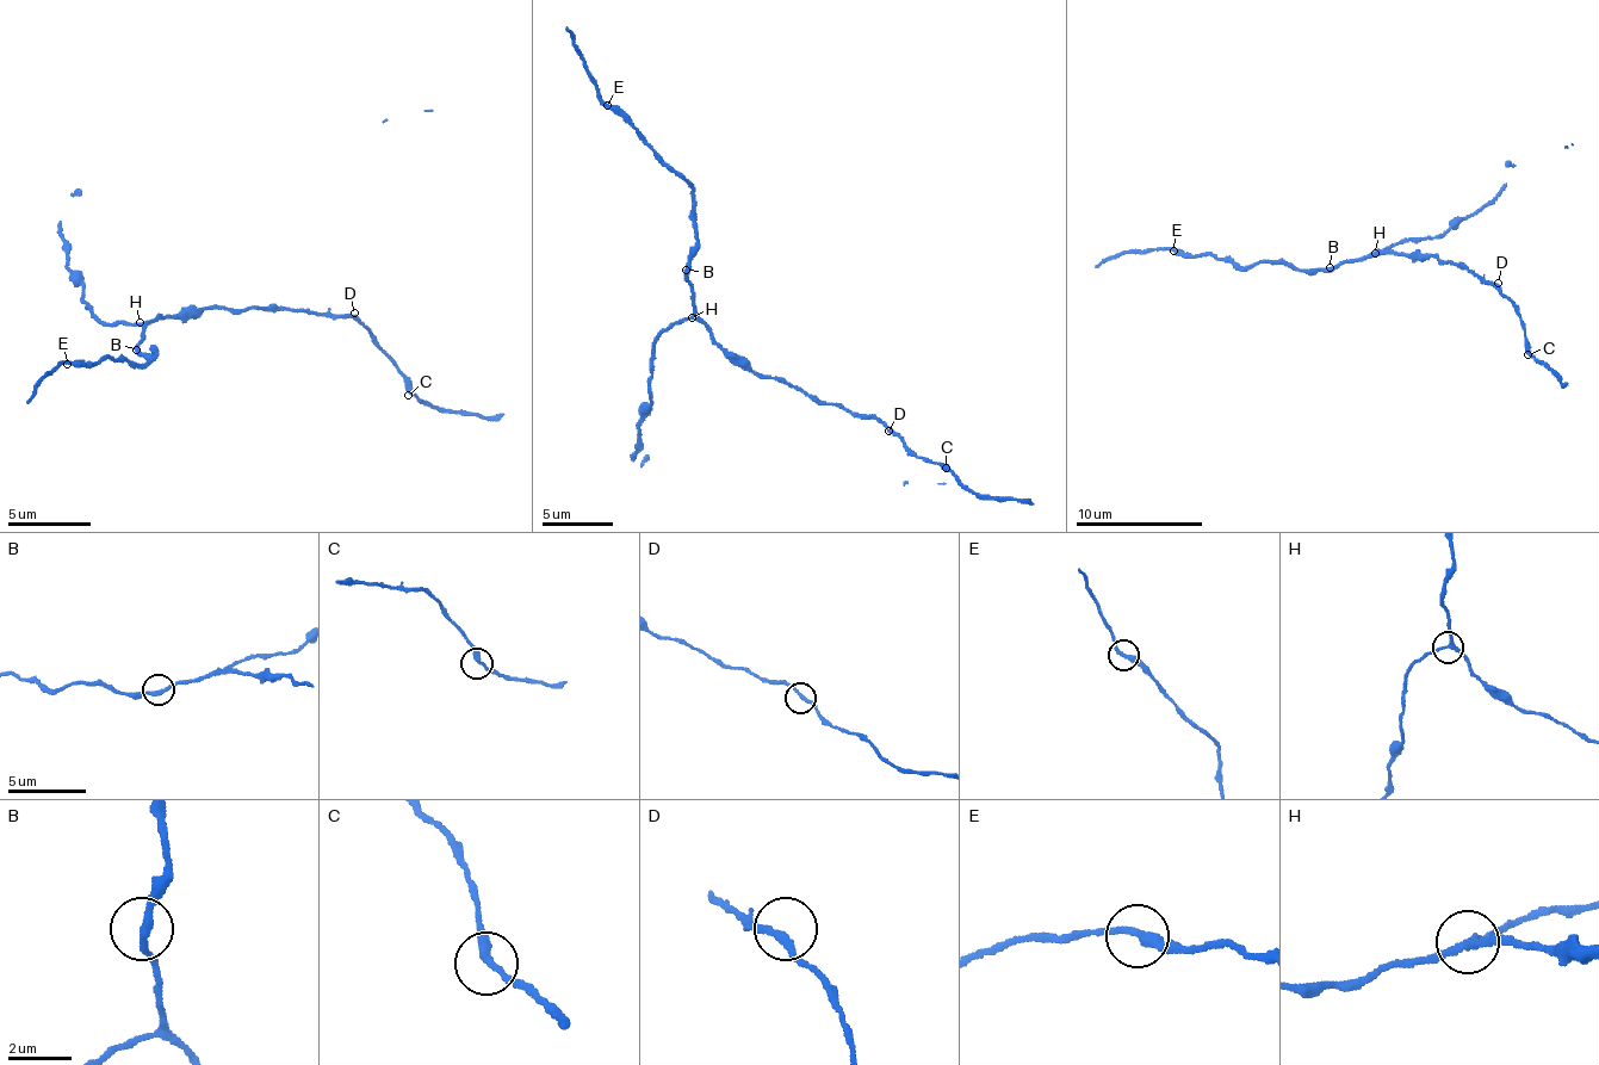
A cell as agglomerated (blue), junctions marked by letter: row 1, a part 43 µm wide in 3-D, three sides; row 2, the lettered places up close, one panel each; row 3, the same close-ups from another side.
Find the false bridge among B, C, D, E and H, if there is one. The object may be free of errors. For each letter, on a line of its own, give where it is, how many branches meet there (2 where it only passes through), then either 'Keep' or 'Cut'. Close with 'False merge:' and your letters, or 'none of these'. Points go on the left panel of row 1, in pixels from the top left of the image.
B: Place: (136, 350). Branches: 2. Keep
C: Place: (408, 395). Branches: 2. Keep
D: Place: (354, 313). Branches: 2. Keep
E: Place: (67, 364). Branches: 2. Keep
H: Place: (140, 322). Branches: 3. Cut
False merge: H

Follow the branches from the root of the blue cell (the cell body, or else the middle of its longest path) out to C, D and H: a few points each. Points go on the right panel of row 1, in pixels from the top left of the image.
C: (1402, 254), (1435, 255), (1441, 261), (1463, 266), (1481, 282), (1491, 282), (1512, 303), (1519, 316), (1528, 354)
D: (1402, 254), (1435, 255), (1441, 261), (1463, 266), (1480, 280), (1498, 283)
H: (1402, 254), (1374, 252)

